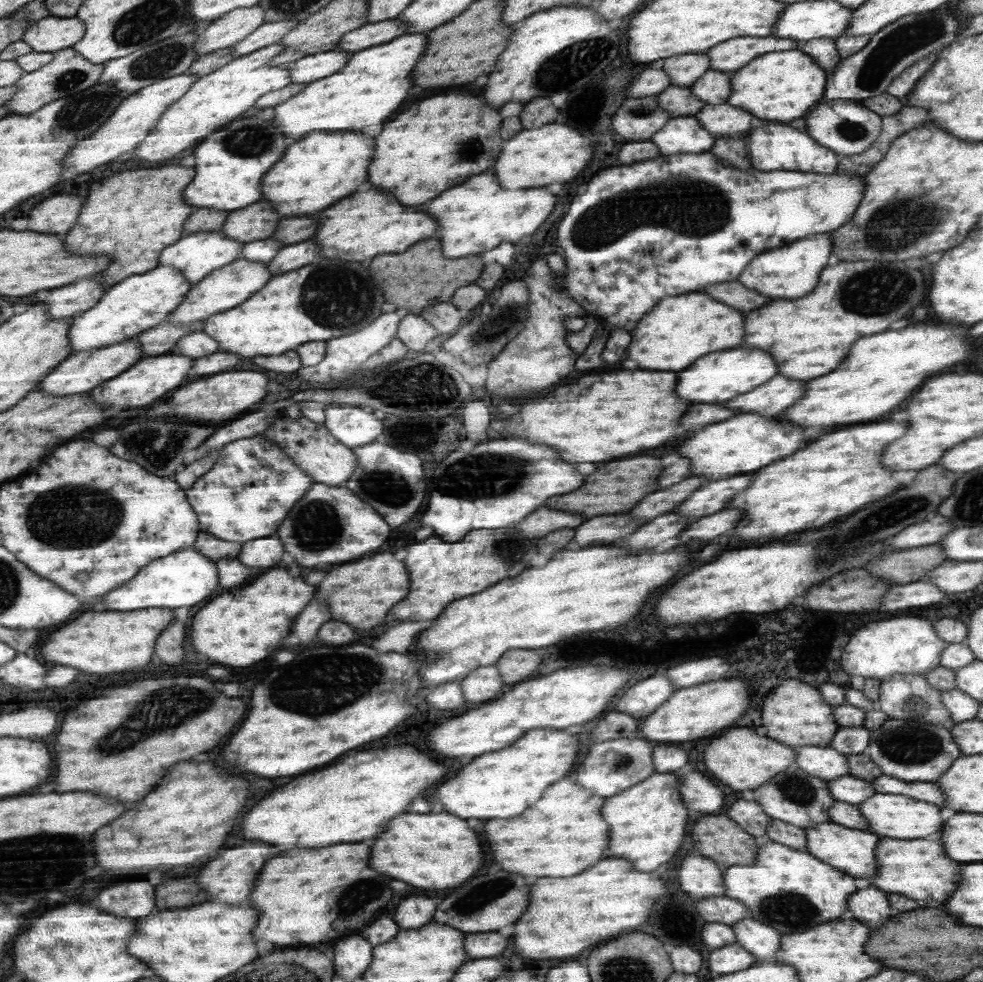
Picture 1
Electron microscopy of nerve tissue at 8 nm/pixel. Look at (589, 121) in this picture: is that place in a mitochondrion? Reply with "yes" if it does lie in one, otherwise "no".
no

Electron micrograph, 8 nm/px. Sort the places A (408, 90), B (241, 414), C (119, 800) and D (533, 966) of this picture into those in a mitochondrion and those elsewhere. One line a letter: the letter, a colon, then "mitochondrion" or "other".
A: other
B: other
C: other
D: other

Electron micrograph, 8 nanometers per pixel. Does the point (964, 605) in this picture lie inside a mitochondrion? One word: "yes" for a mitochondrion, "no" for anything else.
no

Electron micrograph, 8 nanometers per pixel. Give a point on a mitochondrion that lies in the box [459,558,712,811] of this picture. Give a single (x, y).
(621, 763)

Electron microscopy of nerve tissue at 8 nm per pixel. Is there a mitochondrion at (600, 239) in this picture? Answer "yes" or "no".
yes

